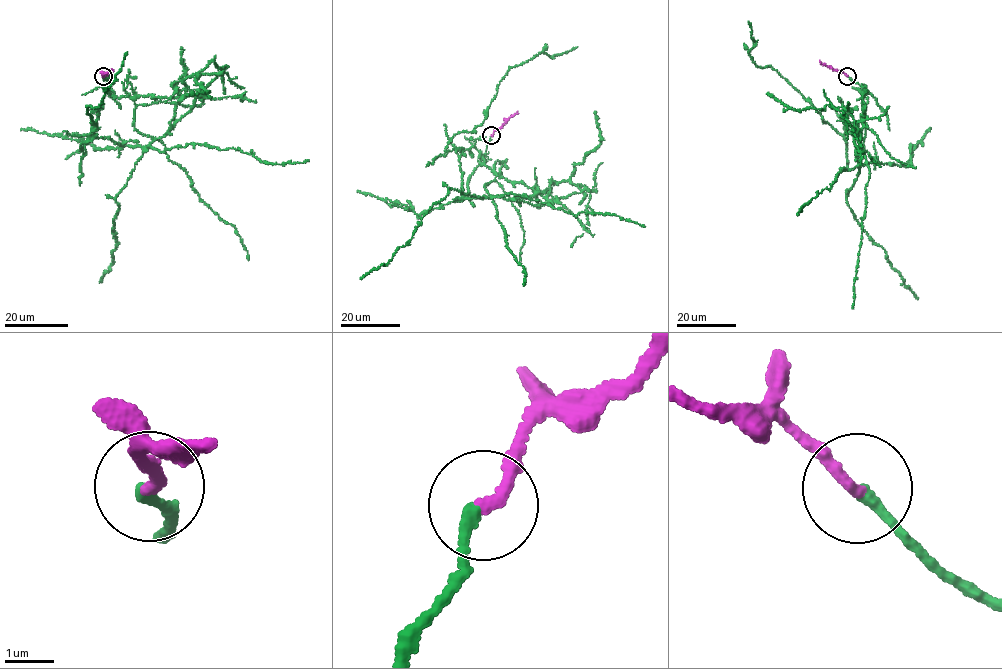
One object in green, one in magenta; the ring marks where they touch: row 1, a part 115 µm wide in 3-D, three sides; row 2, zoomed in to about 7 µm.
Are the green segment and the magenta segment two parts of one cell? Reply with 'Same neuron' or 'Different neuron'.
Different neuron

